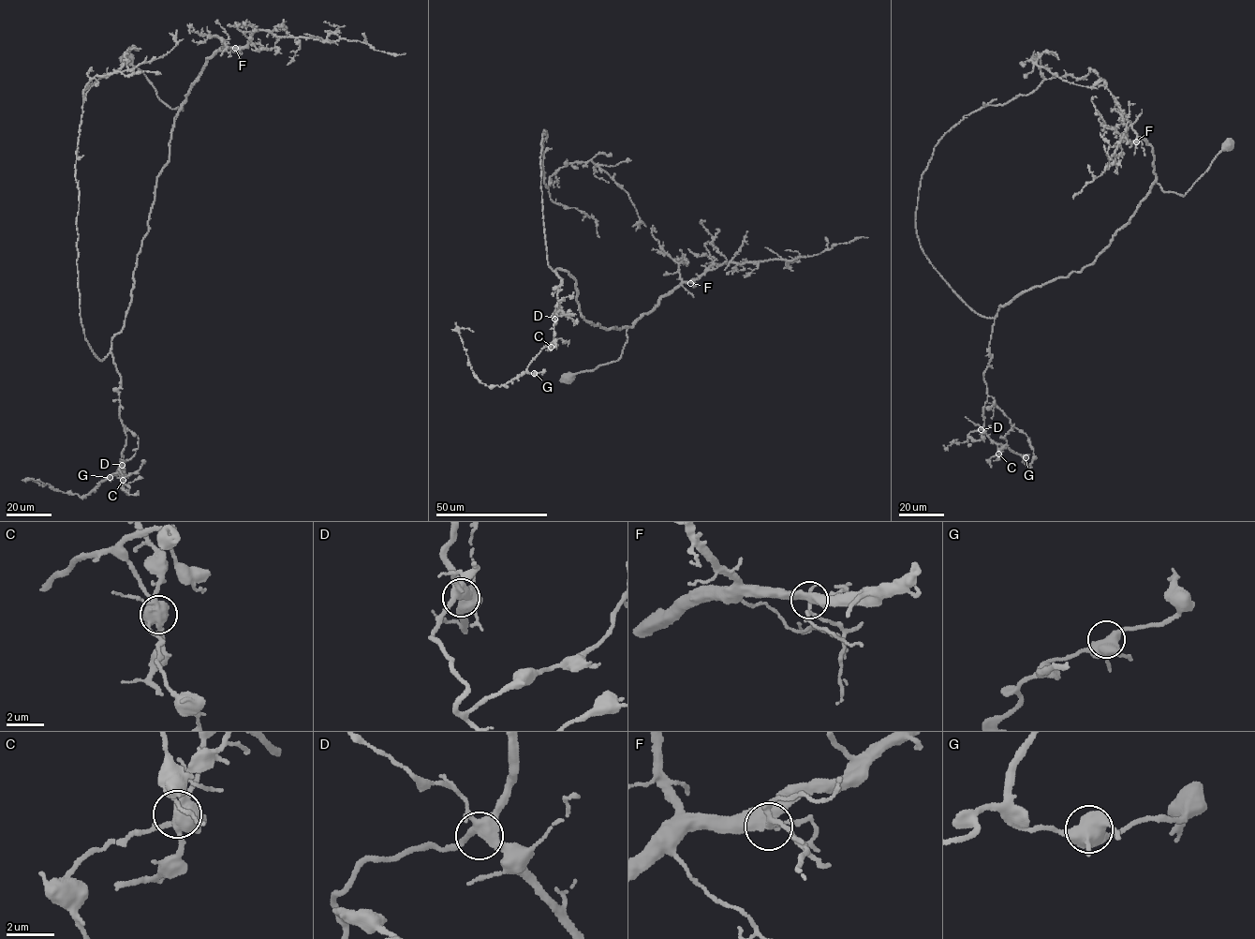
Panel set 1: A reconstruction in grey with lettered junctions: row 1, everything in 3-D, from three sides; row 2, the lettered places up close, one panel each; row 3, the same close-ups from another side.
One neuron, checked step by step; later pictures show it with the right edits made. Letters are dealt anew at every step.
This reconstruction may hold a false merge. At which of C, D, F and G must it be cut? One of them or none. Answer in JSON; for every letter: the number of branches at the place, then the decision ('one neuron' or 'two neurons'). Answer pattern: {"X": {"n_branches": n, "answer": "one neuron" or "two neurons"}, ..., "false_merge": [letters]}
{"C": {"n_branches": 5, "answer": "two neurons"}, "D": {"n_branches": 4, "answer": "one neuron"}, "F": {"n_branches": 5, "answer": "one neuron"}, "G": {"n_branches": 4, "answer": "one neuron"}, "false_merge": ["C"]}

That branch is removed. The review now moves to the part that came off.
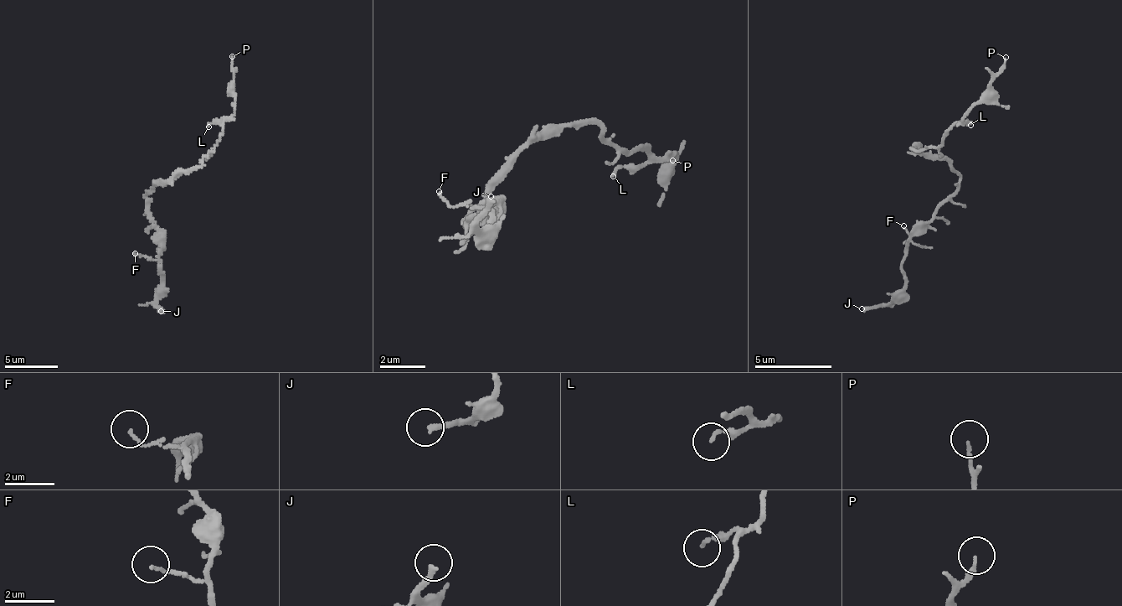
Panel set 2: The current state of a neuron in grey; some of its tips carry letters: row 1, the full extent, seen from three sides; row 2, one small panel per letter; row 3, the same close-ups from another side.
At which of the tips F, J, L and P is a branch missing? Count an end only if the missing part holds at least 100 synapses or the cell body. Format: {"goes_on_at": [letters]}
{"goes_on_at": ["J"]}

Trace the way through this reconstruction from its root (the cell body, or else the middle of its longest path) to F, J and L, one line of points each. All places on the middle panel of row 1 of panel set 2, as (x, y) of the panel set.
F: (512, 160), (464, 229), (462, 222), (488, 212), (491, 201), (483, 209), (449, 207), (439, 191)
J: (512, 160), (464, 229), (462, 222), (488, 212), (491, 201), (488, 237), (480, 228), (479, 210), (491, 196)
L: (512, 160), (524, 145), (596, 124), (603, 142), (627, 152), (647, 149), (643, 164), (620, 166), (613, 176)

